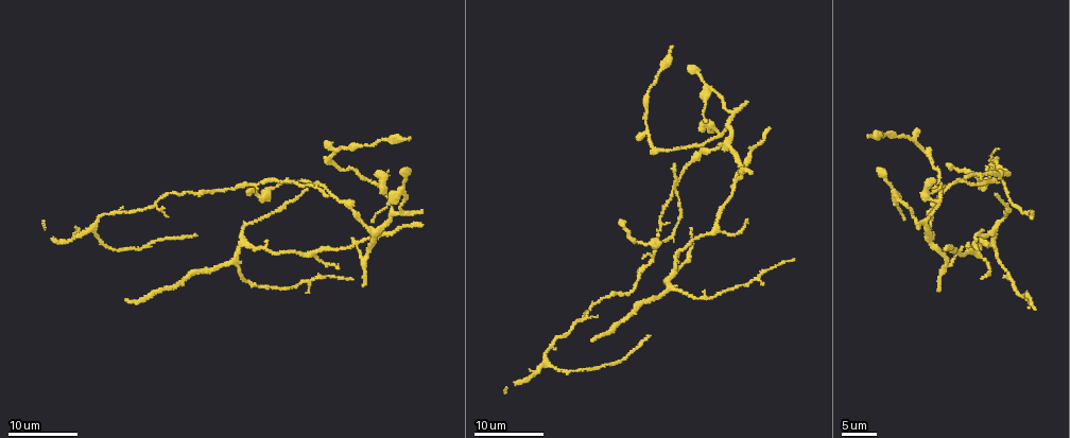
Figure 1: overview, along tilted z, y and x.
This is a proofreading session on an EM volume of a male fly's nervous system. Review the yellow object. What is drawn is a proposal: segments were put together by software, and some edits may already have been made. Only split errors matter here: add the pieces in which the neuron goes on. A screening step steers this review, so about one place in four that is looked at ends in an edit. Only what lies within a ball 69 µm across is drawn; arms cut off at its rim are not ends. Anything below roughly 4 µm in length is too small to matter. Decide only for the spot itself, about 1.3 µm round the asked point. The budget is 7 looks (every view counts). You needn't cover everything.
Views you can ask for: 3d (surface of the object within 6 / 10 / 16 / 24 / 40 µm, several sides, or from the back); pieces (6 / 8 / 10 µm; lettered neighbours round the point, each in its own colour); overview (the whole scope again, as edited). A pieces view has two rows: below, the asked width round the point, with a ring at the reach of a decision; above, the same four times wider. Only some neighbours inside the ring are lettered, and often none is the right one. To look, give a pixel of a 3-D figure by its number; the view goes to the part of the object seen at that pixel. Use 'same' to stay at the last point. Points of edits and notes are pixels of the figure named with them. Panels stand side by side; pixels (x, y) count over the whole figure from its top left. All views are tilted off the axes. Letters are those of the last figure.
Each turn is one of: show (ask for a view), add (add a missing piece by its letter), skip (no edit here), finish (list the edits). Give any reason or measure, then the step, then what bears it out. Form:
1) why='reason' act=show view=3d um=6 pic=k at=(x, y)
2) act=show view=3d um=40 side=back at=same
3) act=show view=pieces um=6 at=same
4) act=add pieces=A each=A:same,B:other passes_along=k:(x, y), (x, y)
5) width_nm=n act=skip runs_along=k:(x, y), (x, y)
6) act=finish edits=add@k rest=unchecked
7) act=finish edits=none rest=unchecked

why='branch stops here' act=show view=3d um=24 pic=1 at=(325, 142)

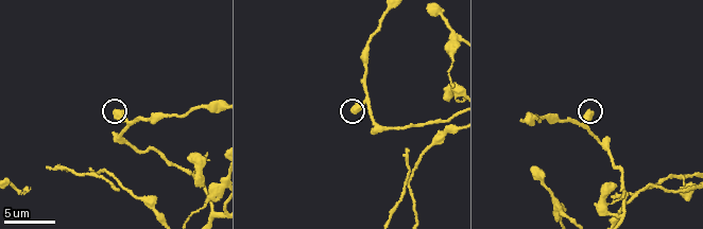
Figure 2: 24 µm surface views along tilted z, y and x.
act=show view=pieces um=10 pic=2 at=(117, 109)

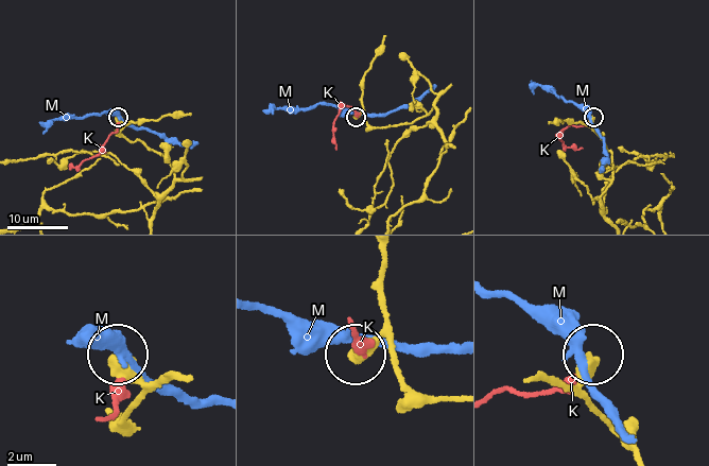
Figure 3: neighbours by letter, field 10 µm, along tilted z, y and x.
width_nm=530 act=skip each=K:other,M:other runs_along=3:(629, 450), (585, 393), (590, 354) found='no lettered piece goes on from it'

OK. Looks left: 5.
why='end of a long branch' act=show view=3d um=24 pic=1 at=(620, 221)

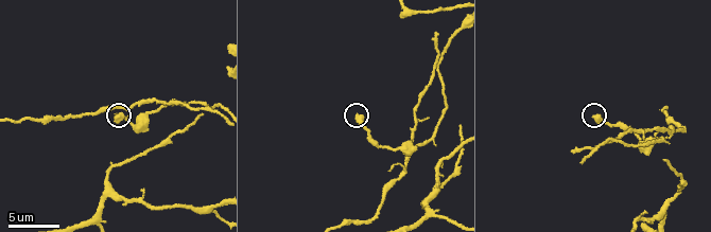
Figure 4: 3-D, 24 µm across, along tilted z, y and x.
act=show view=pieces um=8 pic=4 at=(357, 114)

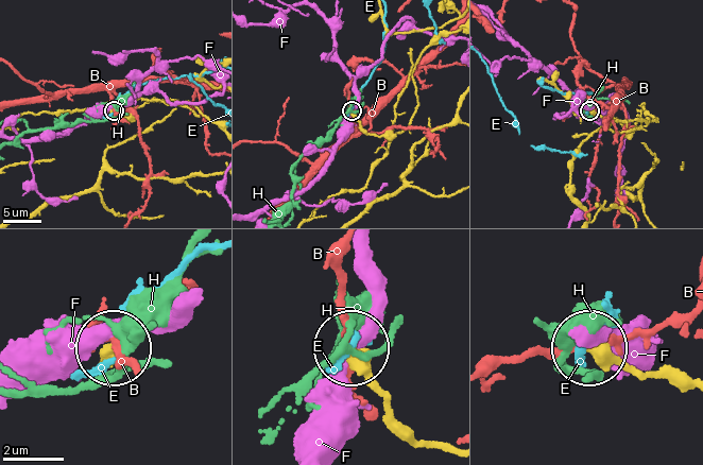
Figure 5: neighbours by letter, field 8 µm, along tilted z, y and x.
width_nm=470 act=skip each=B:other,E:other,F:other,H:other runs_along=5:(681, 384), (589, 354) found='no lettered piece goes on from it'

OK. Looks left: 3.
why='end of a long branch' act=show view=3d um=16 pic=1 at=(650, 337)

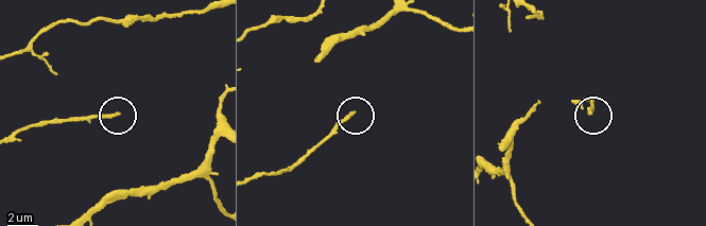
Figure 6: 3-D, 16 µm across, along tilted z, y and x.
act=show view=pieces um=6 pic=6 at=(592, 115)

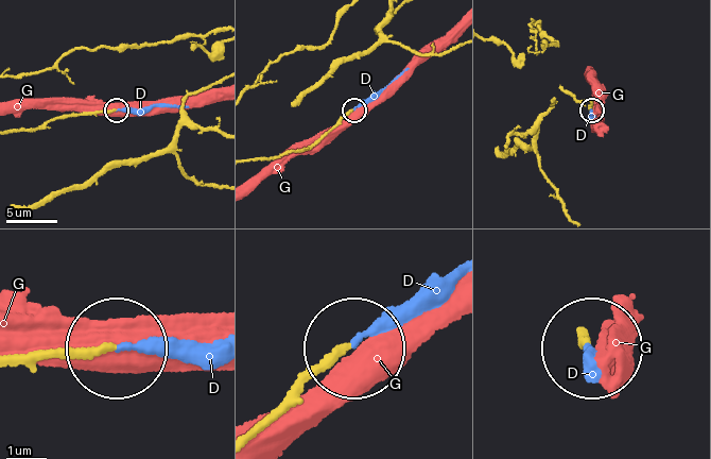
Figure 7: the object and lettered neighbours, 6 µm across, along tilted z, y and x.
width_nm=190 act=add pieces=D each=D:same,G:other passes_along=7:(86, 115), (187, 106) found='it goes on there'

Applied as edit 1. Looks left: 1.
act=finish edits=add@7 rest=unchecked

